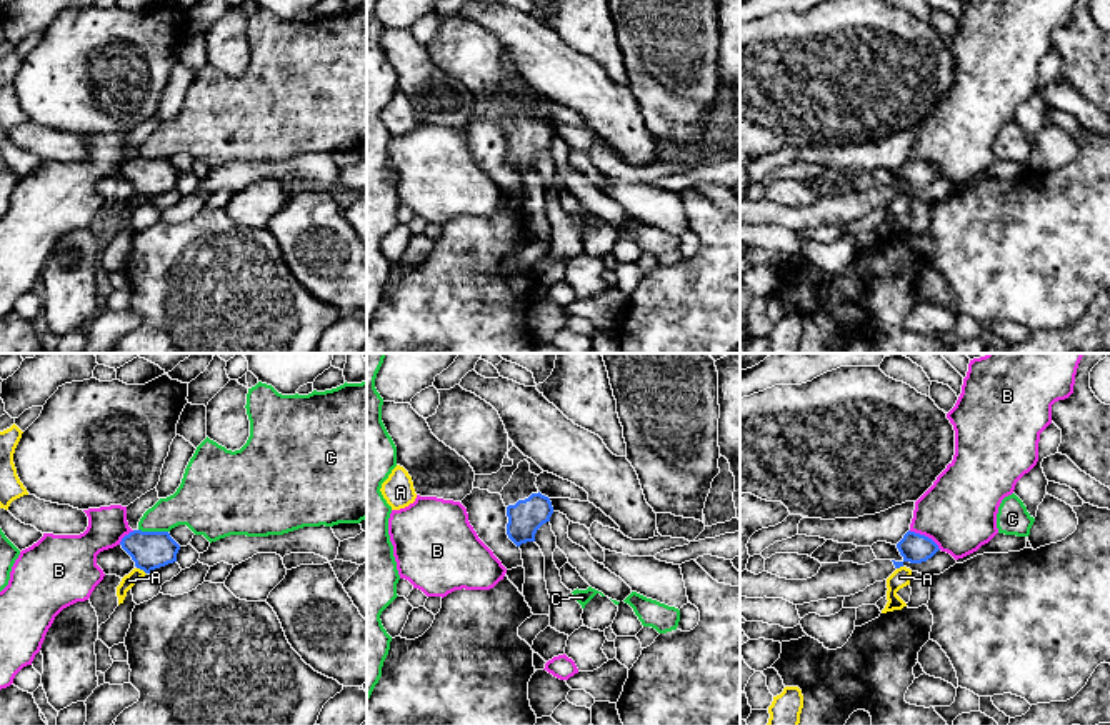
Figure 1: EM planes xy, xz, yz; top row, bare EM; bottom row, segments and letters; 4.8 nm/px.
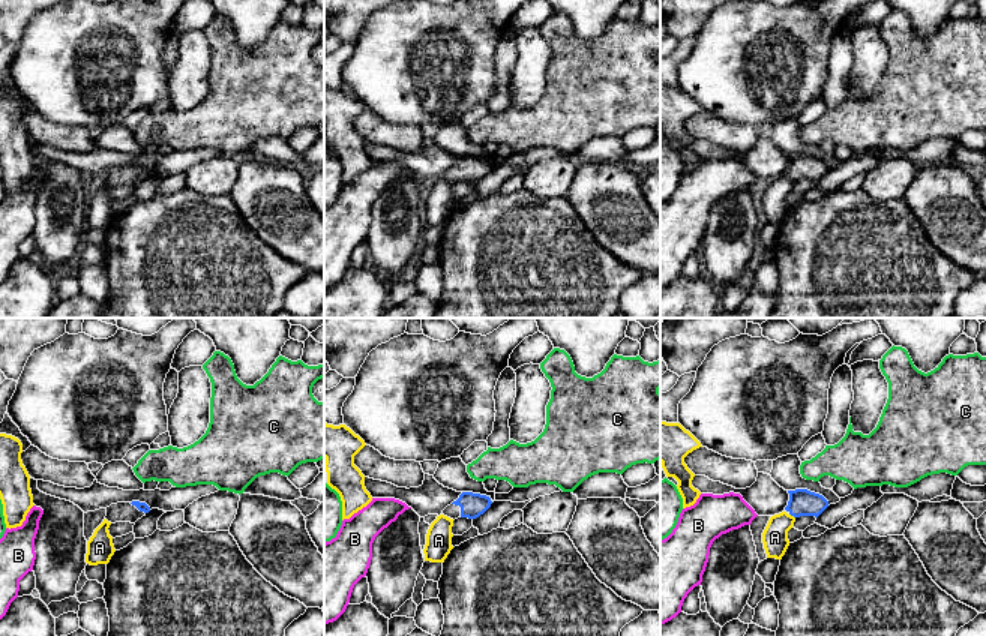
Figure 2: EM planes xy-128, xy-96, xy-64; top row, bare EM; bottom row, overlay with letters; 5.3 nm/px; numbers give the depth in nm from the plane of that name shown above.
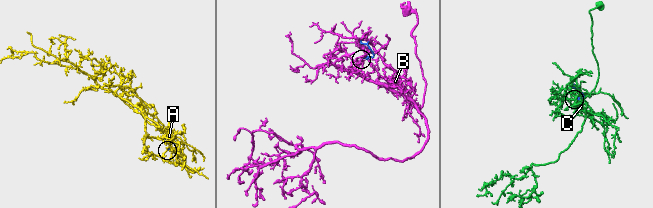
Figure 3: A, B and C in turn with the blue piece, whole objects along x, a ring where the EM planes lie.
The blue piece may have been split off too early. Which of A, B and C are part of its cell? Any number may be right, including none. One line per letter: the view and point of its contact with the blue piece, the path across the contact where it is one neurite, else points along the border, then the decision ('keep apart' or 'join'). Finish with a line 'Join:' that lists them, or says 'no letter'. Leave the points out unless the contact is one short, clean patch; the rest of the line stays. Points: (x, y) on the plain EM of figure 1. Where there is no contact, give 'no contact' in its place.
A: xy (142, 195) | along xy (137, 194), (145, 200) | keep apart
B: yz (924, 162) | keep apart
C: xy (154, 159) | keep apart
Join: no letter

